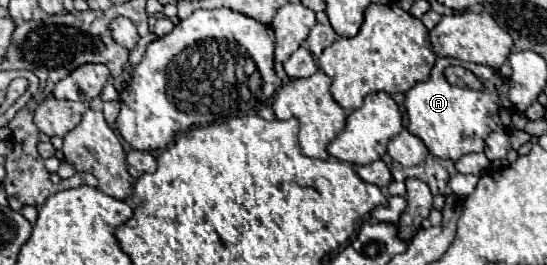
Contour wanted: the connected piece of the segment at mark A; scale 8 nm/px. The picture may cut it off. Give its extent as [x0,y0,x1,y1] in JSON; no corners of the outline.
[403,57,513,161]

